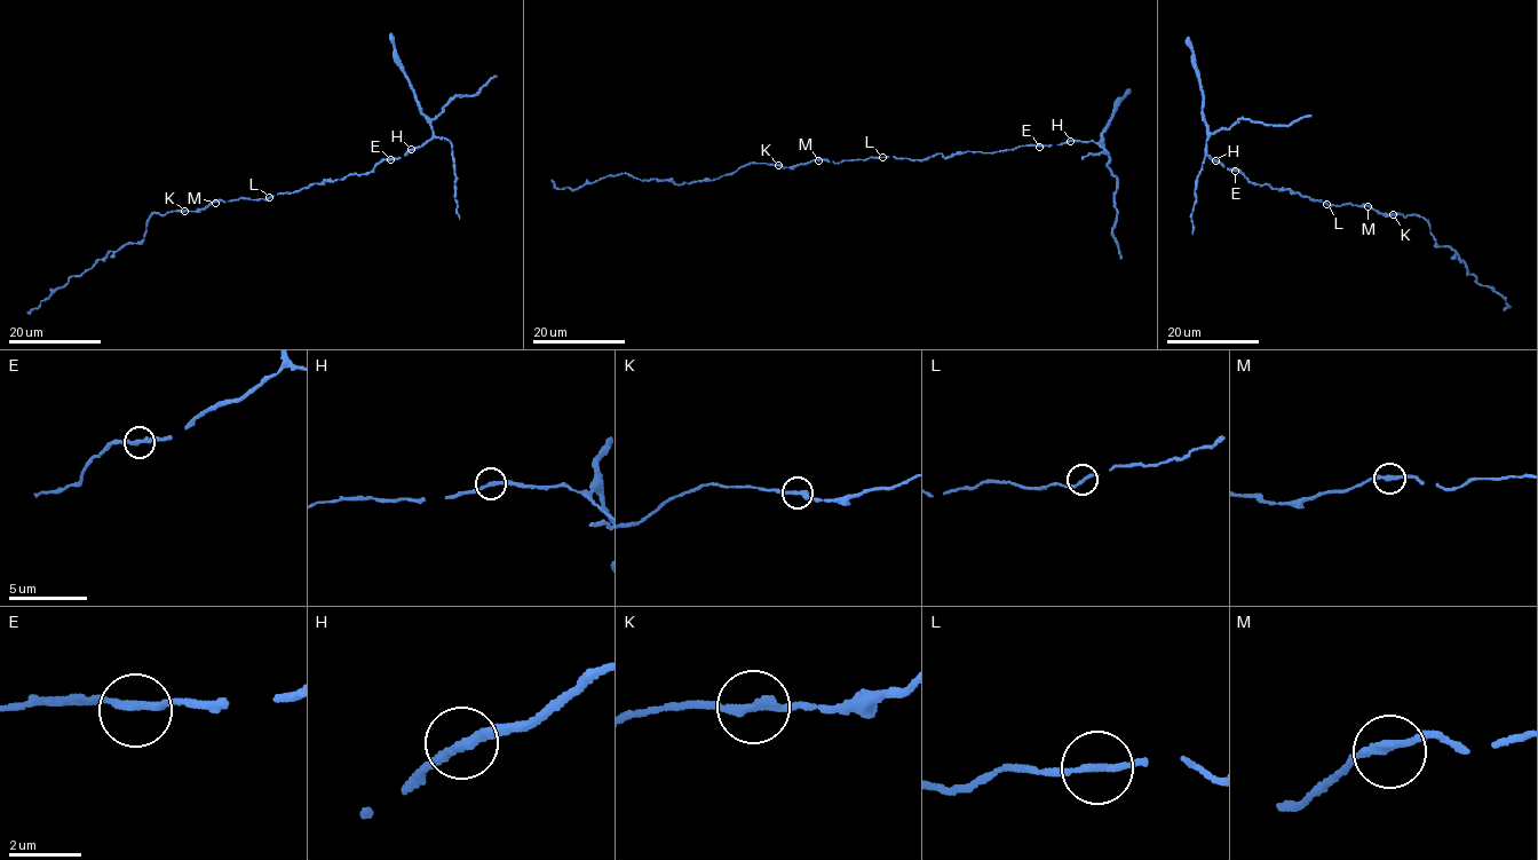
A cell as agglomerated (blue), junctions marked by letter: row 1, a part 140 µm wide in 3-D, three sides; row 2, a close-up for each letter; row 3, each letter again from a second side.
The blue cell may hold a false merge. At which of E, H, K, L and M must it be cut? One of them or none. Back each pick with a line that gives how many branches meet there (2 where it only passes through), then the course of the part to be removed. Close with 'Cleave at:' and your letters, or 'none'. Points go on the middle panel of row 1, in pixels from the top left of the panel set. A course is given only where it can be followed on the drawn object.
Cleave at: none

